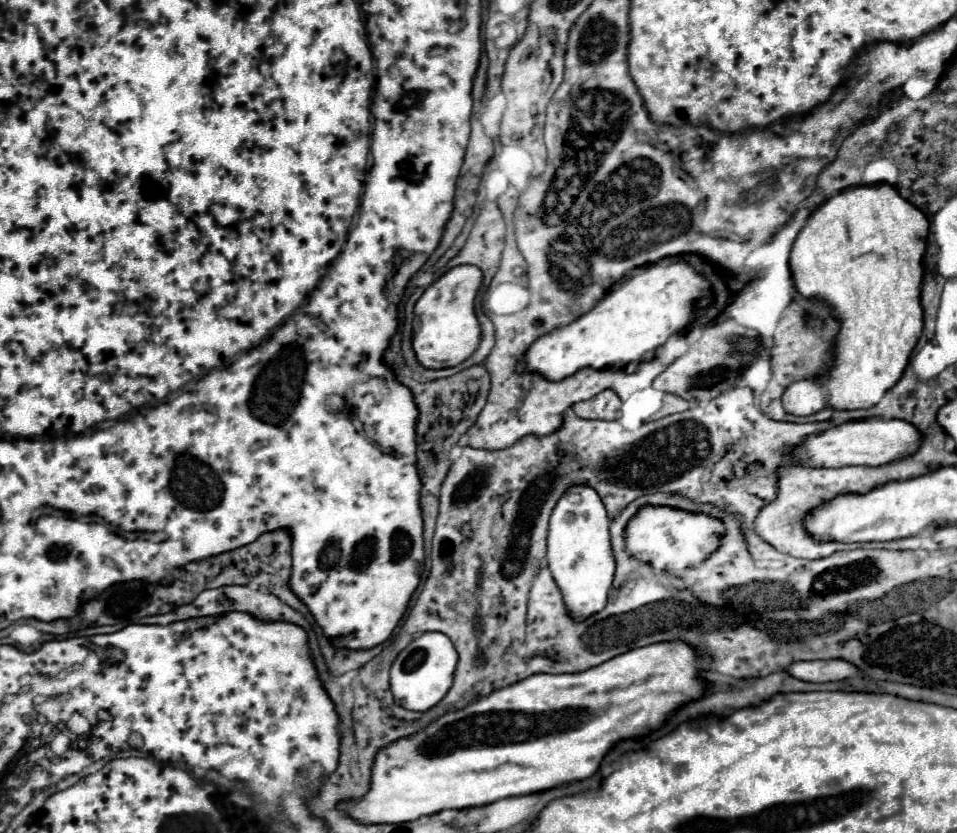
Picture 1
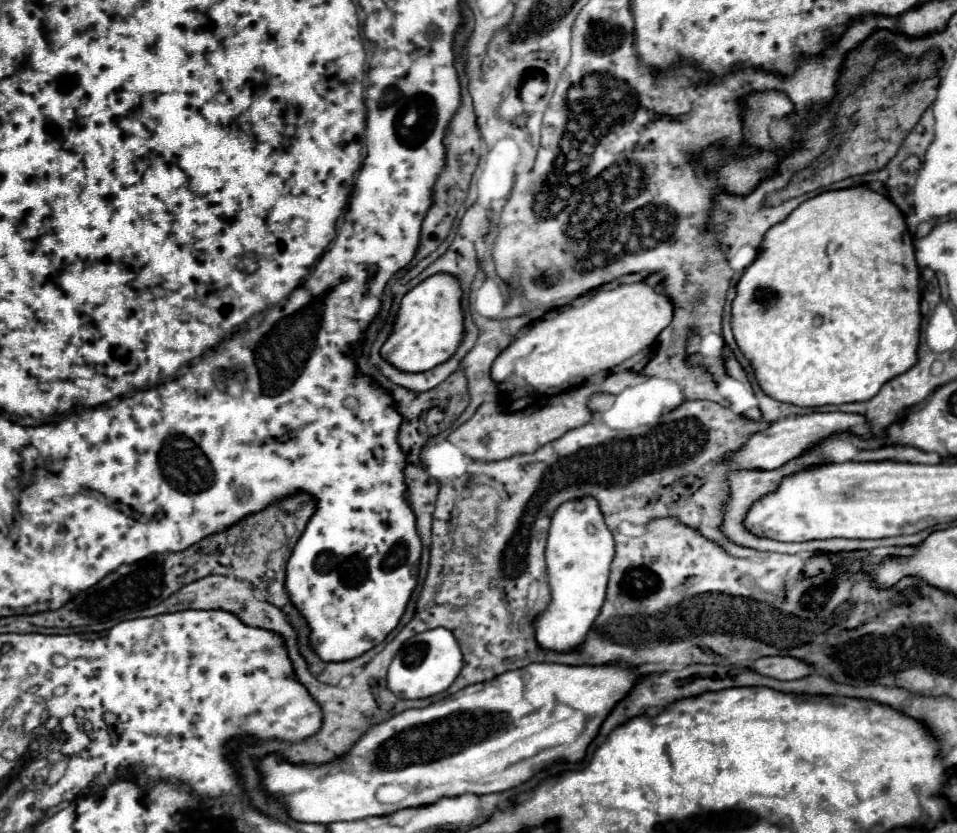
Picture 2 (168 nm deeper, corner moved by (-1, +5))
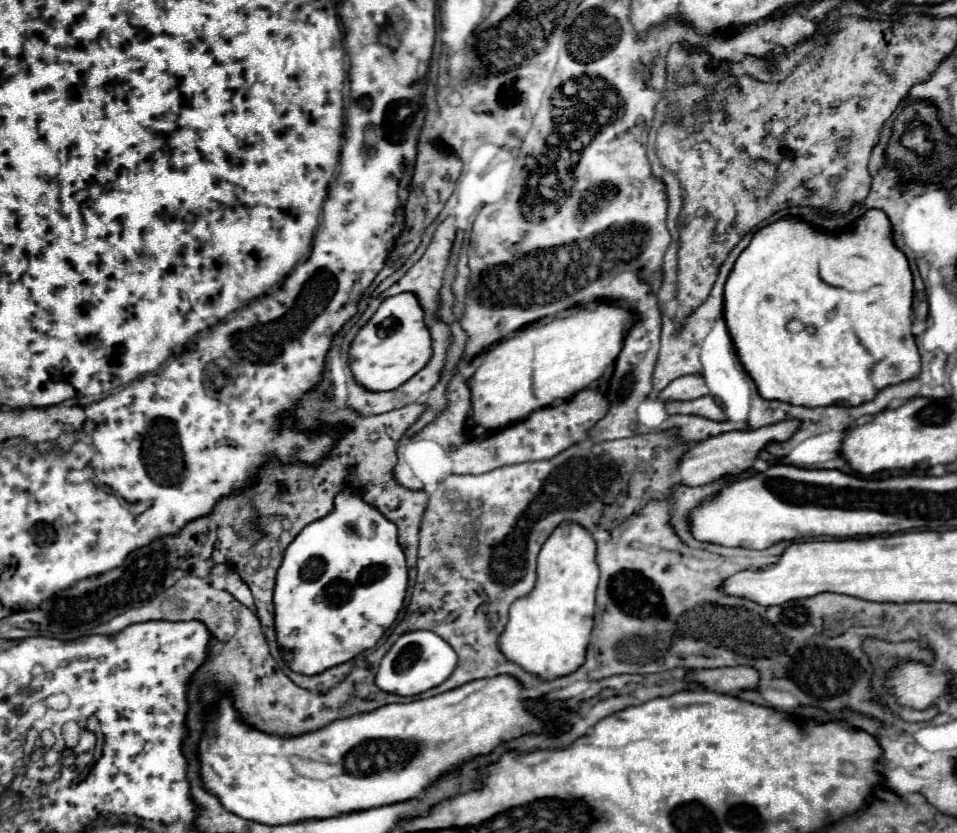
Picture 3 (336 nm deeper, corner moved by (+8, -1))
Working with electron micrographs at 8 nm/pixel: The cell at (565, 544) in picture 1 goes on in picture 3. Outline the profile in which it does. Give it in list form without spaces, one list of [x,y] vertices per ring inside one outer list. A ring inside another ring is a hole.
[[[563,523],[559,525],[551,537],[545,541],[539,561],[537,561],[537,583],[531,593],[519,597],[509,607],[509,621],[499,635],[499,651],[513,663],[517,663],[523,671],[533,673],[545,681],[565,677],[577,671],[585,661],[585,651],[589,645],[591,629],[593,629],[593,611],[595,611],[595,589],[599,581],[599,567],[595,563],[595,541],[581,527]]]

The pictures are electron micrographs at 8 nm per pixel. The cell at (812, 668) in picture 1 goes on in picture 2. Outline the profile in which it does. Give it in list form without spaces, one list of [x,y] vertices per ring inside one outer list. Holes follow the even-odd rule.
[[[762,657],[752,663],[752,669],[774,679],[802,679],[814,671],[814,665],[796,657]]]

